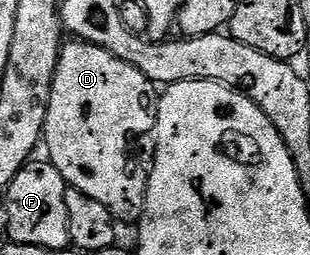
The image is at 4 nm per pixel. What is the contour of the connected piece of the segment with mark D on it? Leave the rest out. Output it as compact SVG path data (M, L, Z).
M71 39L64 44L59 62L57 63L57 75L53 79L53 91L49 95L49 115L45 119L45 127L43 128L43 141L45 149L47 145L46 156L51 164L57 167L57 171L61 171L61 175L66 179L68 186L77 191L82 191L85 195L89 195L89 199L97 199L97 203L102 203L104 207L109 207L109 211L115 216L116 222L131 221L138 222L143 216L143 208L145 207L145 199L147 198L147 173L141 171L135 166L135 161L131 158L131 144L138 137L143 137L152 132L155 128L155 114L157 112L157 86L154 81L150 81L145 75L141 75L141 71L137 71L137 67L129 67L129 63L125 63L121 59L117 59L117 55L109 55L109 51L105 51L96 45L90 45L87 41Z

